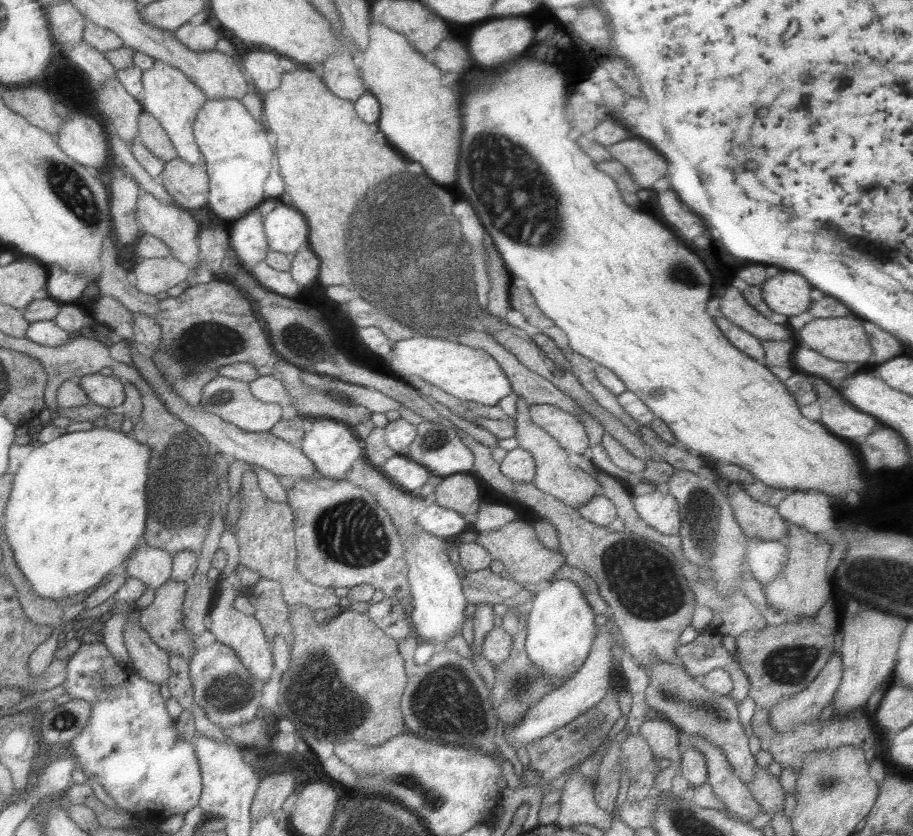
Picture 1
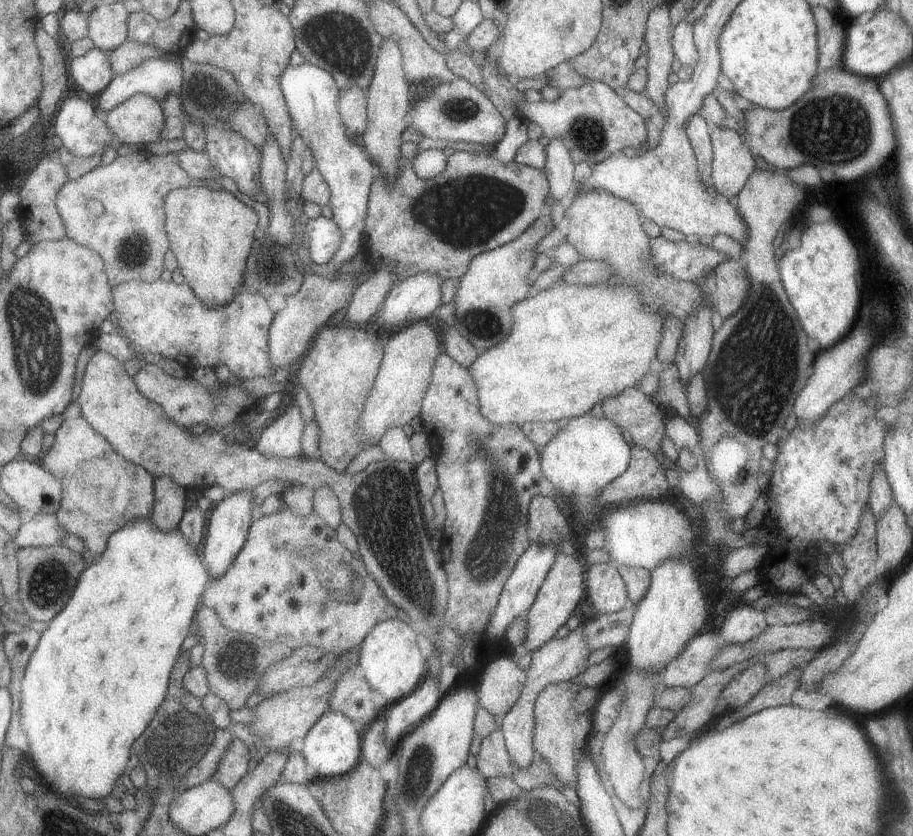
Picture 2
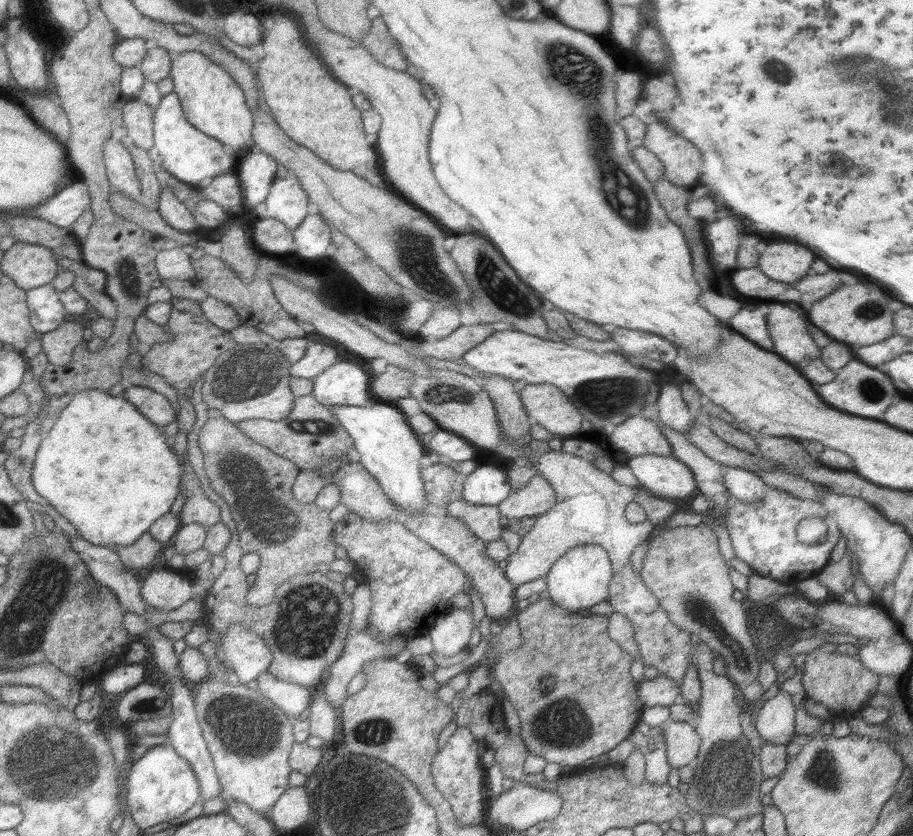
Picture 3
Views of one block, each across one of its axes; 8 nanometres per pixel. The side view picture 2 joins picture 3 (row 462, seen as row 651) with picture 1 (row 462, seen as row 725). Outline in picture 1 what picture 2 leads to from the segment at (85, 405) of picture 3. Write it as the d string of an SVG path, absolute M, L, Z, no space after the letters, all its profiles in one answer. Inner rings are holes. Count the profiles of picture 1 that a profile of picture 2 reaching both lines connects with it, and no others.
M91 428L53 438L21 462L13 474L11 494L3 512L3 528L13 558L29 586L41 598L67 598L107 582L125 566L125 558L139 546L145 530L145 486L149 482L151 452L123 432Z

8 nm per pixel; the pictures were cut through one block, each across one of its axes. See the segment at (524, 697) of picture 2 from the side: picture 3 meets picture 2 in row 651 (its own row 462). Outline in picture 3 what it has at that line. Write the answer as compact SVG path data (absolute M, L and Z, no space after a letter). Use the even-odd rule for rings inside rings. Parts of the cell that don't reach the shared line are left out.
M549 452L539 456L533 468L553 486L557 502L545 514L535 518L535 524L529 534L523 536L519 550L515 554L509 554L505 576L513 588L545 576L569 548L579 544L599 544L601 548L605 548L611 560L613 574L617 574L629 562L631 550L637 544L647 542L649 534L655 530L655 526L647 522L631 524L625 516L625 508L637 498L641 488L617 484L611 476L597 470L595 464L567 452Z

